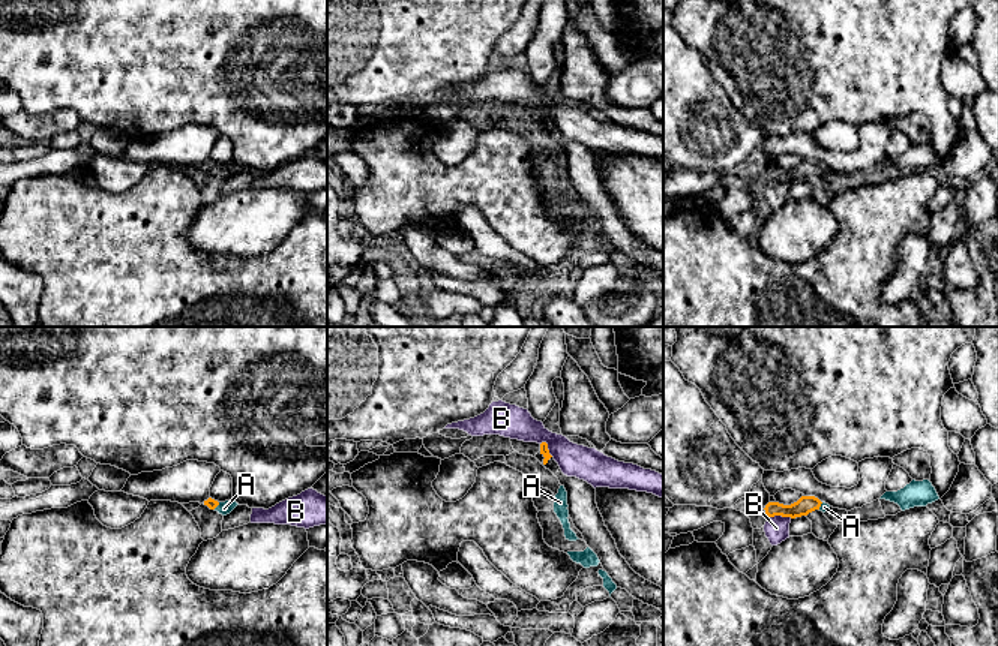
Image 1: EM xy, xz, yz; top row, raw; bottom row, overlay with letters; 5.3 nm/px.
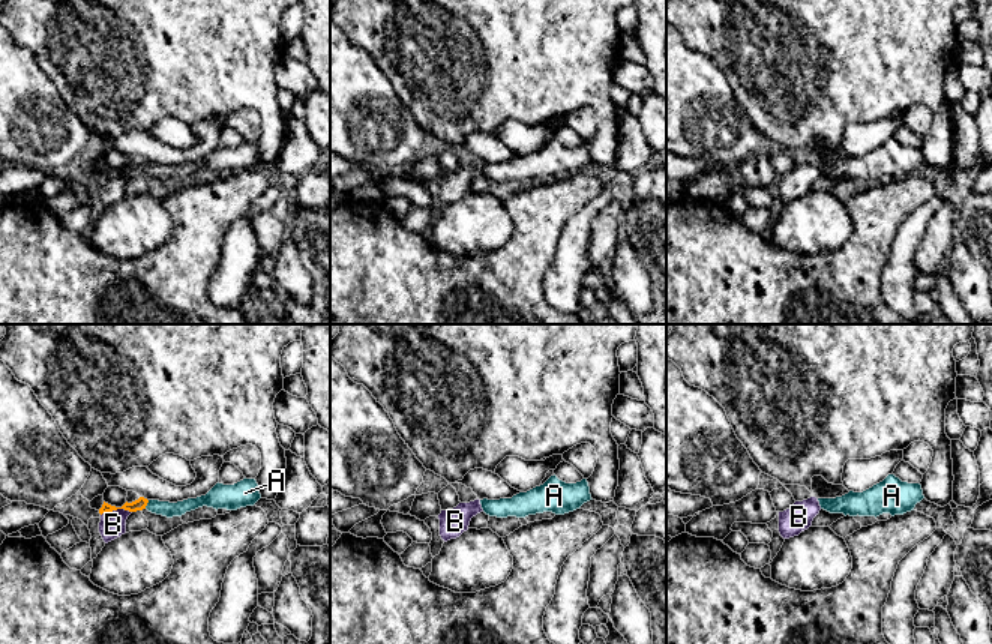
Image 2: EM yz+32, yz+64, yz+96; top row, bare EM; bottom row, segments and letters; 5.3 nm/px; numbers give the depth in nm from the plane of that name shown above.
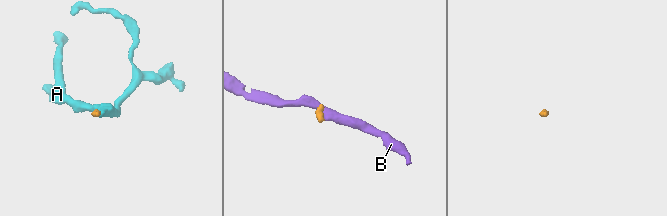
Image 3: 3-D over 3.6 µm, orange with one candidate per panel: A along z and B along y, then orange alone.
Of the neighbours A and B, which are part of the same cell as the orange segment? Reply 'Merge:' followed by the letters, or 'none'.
Merge: A

